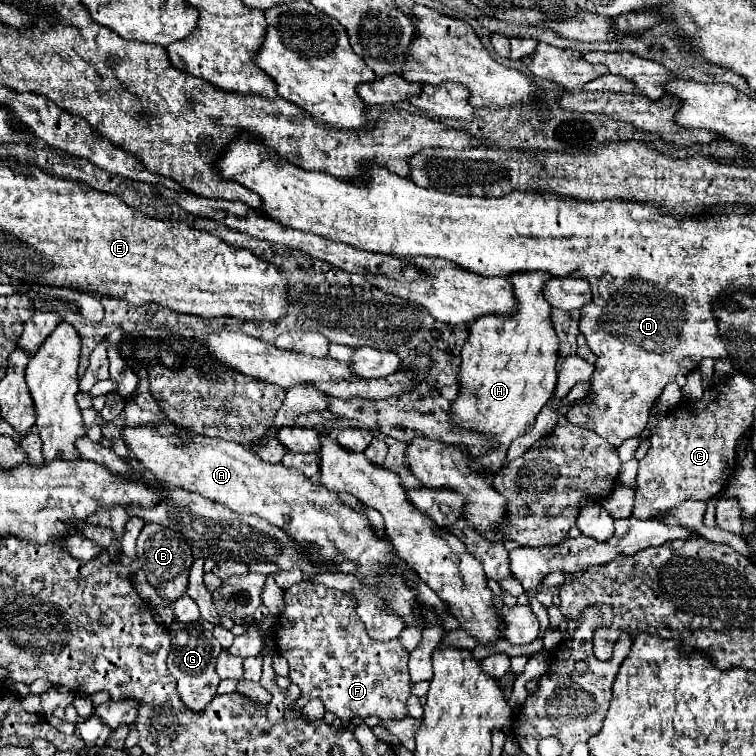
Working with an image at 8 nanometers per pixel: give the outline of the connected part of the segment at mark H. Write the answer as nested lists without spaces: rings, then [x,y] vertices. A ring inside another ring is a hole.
[[[519,272],[509,278],[515,290],[515,298],[519,304],[519,312],[515,316],[481,316],[469,326],[469,338],[461,350],[461,366],[459,366],[459,394],[451,404],[451,420],[455,426],[467,432],[475,432],[489,438],[491,448],[485,456],[469,456],[469,468],[483,476],[497,474],[505,464],[507,448],[517,438],[527,434],[535,416],[541,408],[551,400],[555,384],[557,384],[557,334],[551,326],[551,306],[541,296],[541,288],[545,280],[551,276],[545,272]]]

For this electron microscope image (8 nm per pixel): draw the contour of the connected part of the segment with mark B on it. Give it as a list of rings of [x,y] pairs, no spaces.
[[[147,524],[137,538],[137,556],[141,568],[147,574],[149,584],[159,592],[163,600],[175,602],[187,592],[187,578],[193,564],[193,556],[189,552],[189,544],[185,544],[185,540],[179,538],[179,534],[175,534],[169,528],[161,528],[157,524]]]

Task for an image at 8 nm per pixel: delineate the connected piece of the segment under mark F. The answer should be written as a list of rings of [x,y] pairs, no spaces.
[[[299,582],[285,590],[283,600],[285,610],[275,624],[275,646],[289,662],[289,680],[301,688],[299,698],[293,702],[295,710],[319,698],[325,710],[341,720],[355,716],[401,720],[407,716],[405,704],[413,682],[407,672],[409,652],[401,648],[399,640],[371,640],[355,612],[357,602],[339,590]]]

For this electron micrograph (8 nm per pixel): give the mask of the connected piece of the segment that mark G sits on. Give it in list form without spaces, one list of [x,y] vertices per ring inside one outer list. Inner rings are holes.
[[[191,624],[185,630],[171,634],[171,652],[169,652],[169,658],[167,658],[169,672],[177,678],[177,692],[181,696],[183,704],[191,712],[203,712],[215,696],[215,690],[217,690],[217,684],[219,684],[221,678],[217,676],[213,664],[217,662],[221,650],[223,648],[213,638],[213,634],[205,628],[201,628],[199,624]]]

